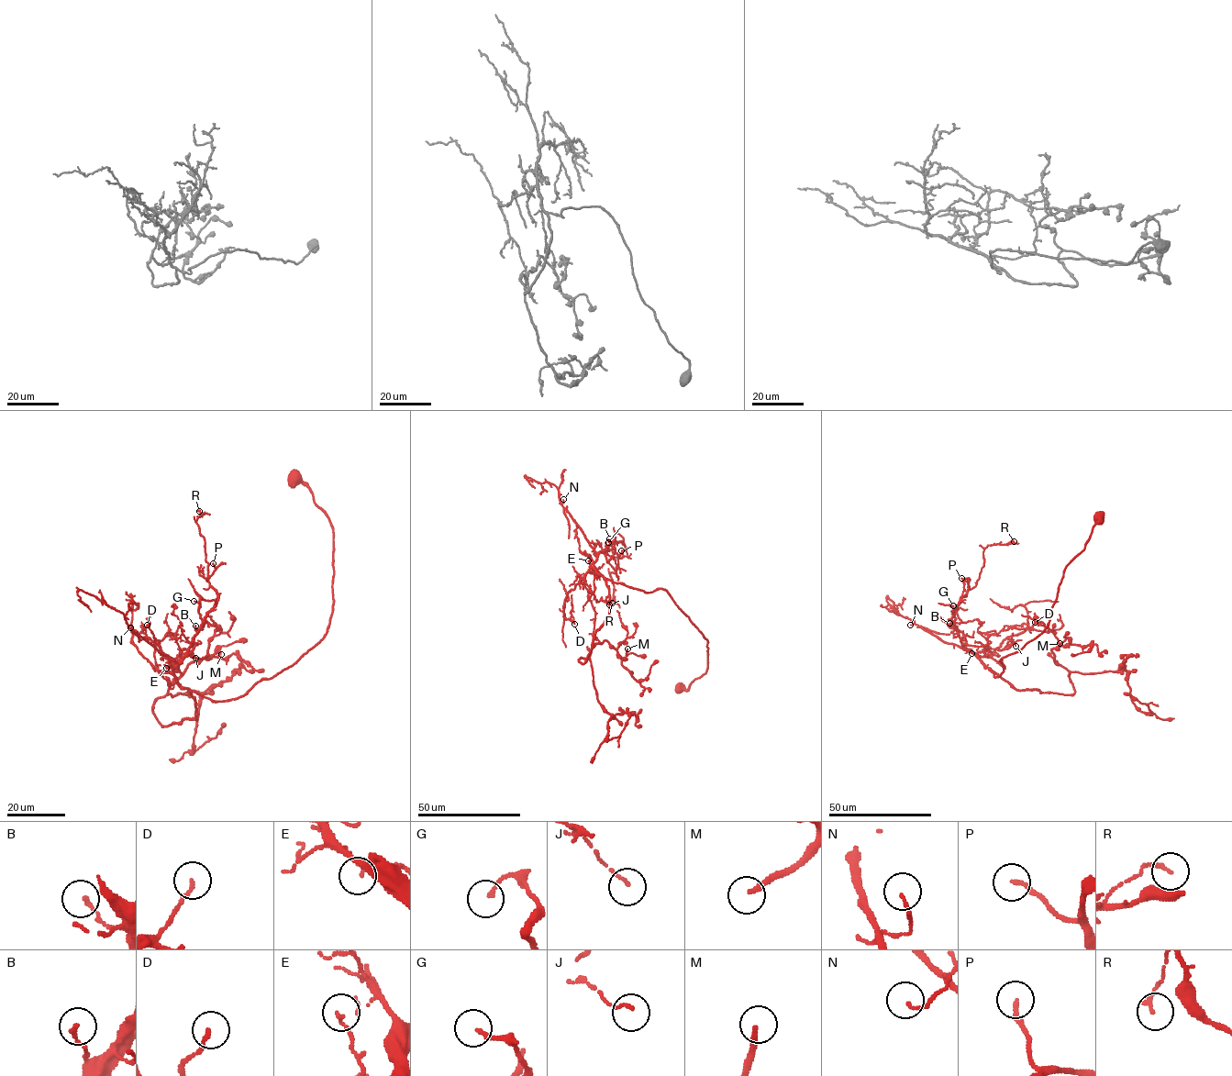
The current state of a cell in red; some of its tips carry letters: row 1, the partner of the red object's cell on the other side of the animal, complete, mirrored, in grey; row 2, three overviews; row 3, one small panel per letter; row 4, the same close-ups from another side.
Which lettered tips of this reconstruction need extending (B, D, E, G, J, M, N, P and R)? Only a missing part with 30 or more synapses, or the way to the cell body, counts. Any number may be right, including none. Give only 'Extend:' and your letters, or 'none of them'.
Extend: M

